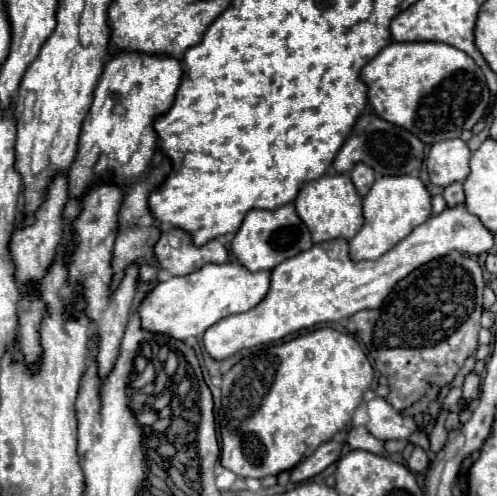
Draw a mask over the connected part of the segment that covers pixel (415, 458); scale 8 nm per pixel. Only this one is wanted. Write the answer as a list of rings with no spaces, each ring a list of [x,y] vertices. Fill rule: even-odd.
[[[415,448],[413,454],[411,454],[411,458],[409,458],[409,462],[407,462],[407,466],[409,466],[409,470],[413,470],[413,472],[425,472],[427,466],[429,466],[429,458],[427,458],[425,450]]]

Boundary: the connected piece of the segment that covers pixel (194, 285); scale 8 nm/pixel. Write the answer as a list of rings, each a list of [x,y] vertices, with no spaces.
[[[239,262],[207,264],[187,276],[171,276],[157,282],[157,286],[141,300],[137,314],[143,330],[153,334],[165,334],[175,340],[187,340],[189,336],[201,338],[203,332],[219,320],[257,306],[269,290],[269,278],[271,272],[249,272]]]

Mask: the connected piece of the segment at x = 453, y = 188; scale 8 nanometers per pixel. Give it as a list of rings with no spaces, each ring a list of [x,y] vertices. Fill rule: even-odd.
[[[455,182],[451,186],[447,186],[443,190],[443,198],[445,198],[445,204],[447,208],[453,208],[453,206],[459,206],[465,202],[465,194],[463,194],[463,184],[461,182]]]

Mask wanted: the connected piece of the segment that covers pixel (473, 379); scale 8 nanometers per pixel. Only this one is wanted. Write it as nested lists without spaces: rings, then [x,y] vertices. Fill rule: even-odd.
[[[475,372],[467,374],[465,384],[463,384],[463,400],[465,400],[465,404],[469,404],[469,402],[473,402],[473,400],[479,398],[479,386],[481,386],[479,376]]]

